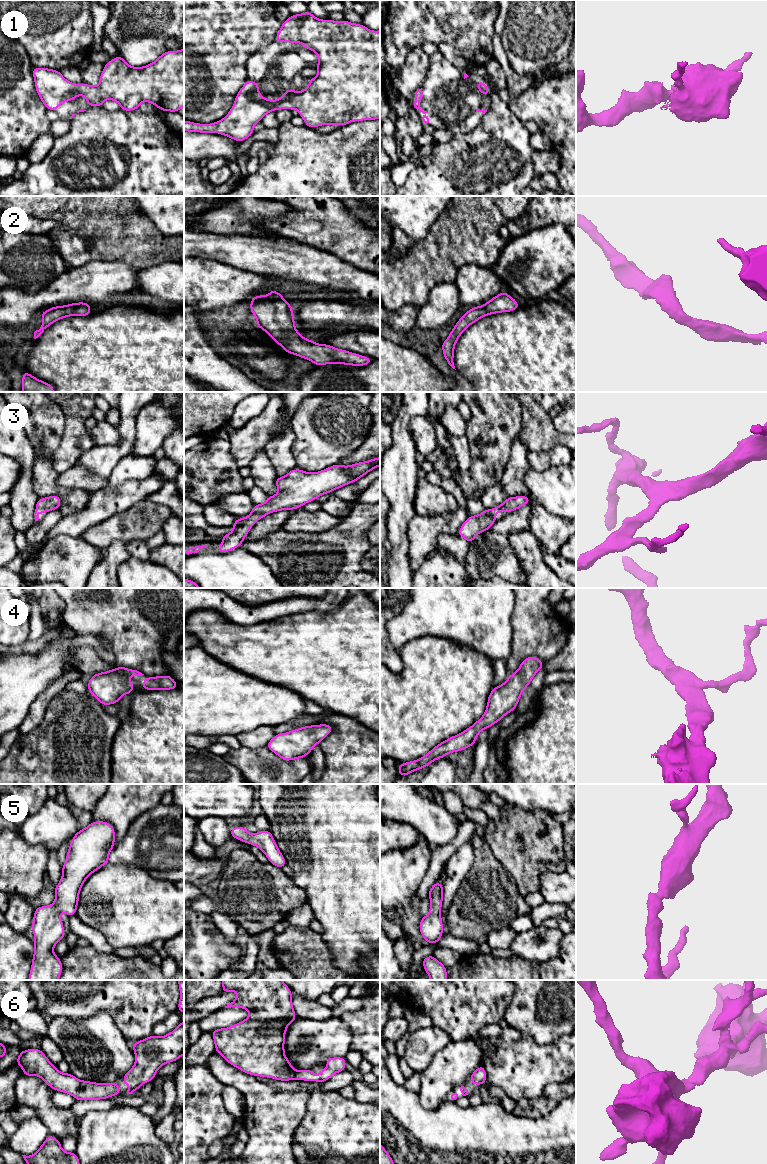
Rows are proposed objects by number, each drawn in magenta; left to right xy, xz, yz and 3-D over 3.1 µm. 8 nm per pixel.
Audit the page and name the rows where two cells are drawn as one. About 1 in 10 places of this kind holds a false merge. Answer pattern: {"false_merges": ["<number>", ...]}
{"false_merges": []}

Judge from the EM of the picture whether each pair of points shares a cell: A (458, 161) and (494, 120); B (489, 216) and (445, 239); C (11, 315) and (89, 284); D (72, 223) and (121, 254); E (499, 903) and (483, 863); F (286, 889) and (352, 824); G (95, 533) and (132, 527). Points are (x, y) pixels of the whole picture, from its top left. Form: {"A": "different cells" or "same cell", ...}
{"A": "same cell", "B": "same cell", "C": "same cell", "D": "same cell", "E": "same cell", "F": "different cells", "G": "same cell"}

